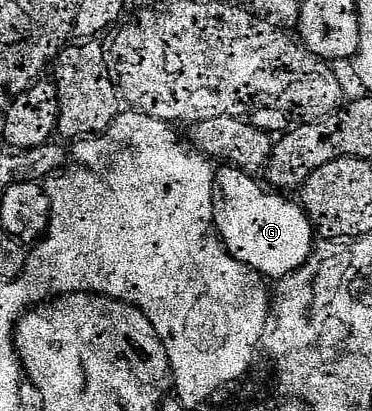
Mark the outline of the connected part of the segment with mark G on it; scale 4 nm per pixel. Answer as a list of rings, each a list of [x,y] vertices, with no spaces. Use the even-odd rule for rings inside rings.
[[[219,169],[216,174],[216,201],[212,223],[218,237],[222,239],[222,245],[236,260],[240,260],[245,266],[250,266],[267,279],[271,278],[270,280],[287,277],[295,270],[305,267],[310,249],[314,246],[314,240],[316,241],[316,233],[303,207],[297,201],[289,202],[286,199],[289,197],[267,188],[261,181],[258,183],[254,179],[257,177],[251,176],[245,170],[222,169]]]

